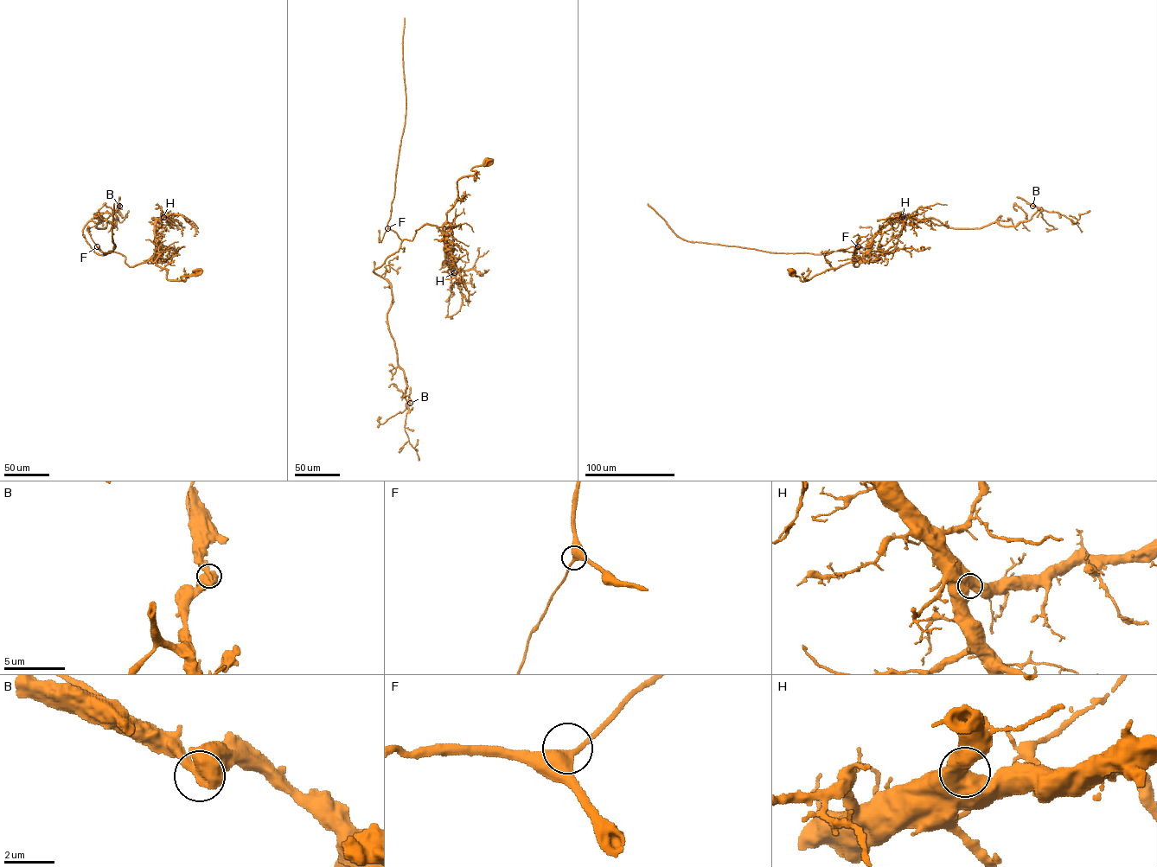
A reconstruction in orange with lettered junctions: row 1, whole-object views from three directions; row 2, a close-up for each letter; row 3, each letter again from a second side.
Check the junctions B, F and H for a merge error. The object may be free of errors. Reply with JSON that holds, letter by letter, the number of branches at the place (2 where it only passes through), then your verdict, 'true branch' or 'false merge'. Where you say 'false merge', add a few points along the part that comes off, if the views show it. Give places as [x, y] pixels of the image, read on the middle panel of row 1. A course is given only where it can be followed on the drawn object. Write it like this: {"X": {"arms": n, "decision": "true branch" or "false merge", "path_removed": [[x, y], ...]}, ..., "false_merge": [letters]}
{"B": {"arms": 2, "decision": "true branch"}, "F": {"arms": 2, "decision": "true branch"}, "H": {"arms": 2, "decision": "true branch"}, "false_merge": []}

